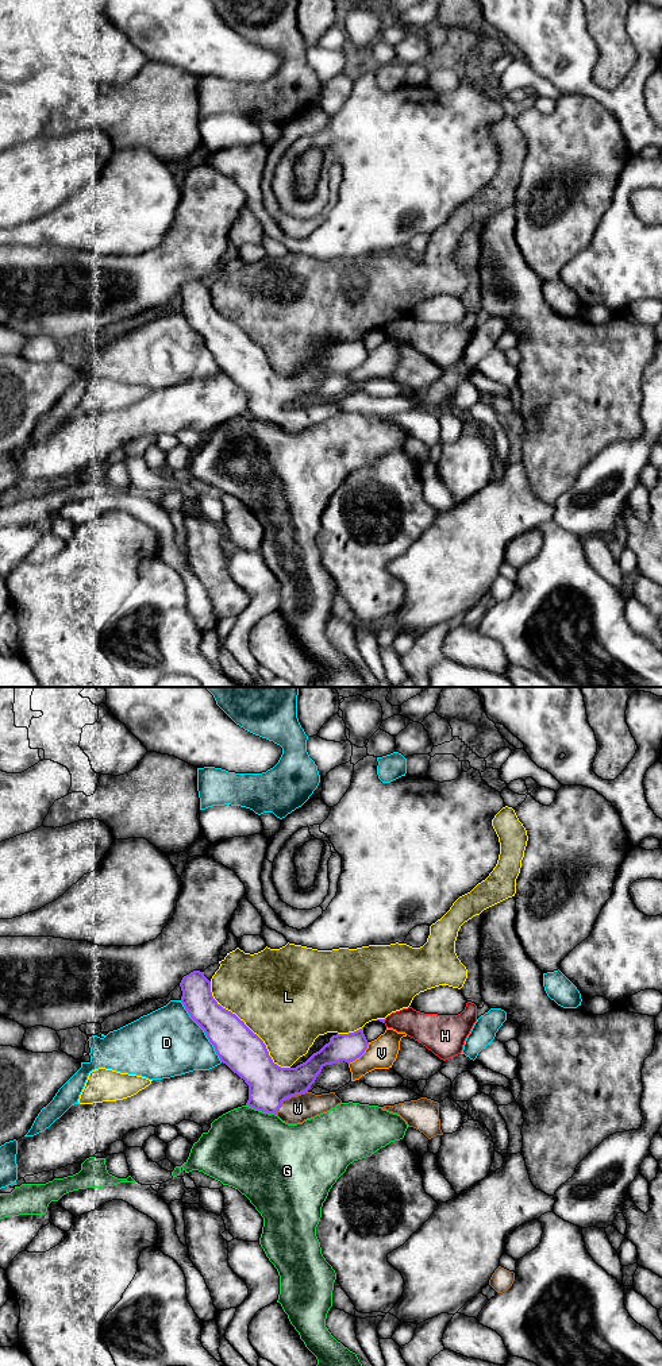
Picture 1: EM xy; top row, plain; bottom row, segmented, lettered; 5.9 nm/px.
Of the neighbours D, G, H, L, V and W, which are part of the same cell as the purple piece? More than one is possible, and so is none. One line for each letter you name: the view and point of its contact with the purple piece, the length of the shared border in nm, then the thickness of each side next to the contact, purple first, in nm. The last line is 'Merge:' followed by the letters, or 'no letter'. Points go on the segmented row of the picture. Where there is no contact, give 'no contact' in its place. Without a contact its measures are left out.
W: contact xy (288, 1098); length 240 nm; calibres 260 and 160 nm
Merge: W

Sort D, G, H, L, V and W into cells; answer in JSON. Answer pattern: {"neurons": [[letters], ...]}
{"neurons": [["D"], ["G"], ["H"], ["L"], ["V"], ["W"]]}

